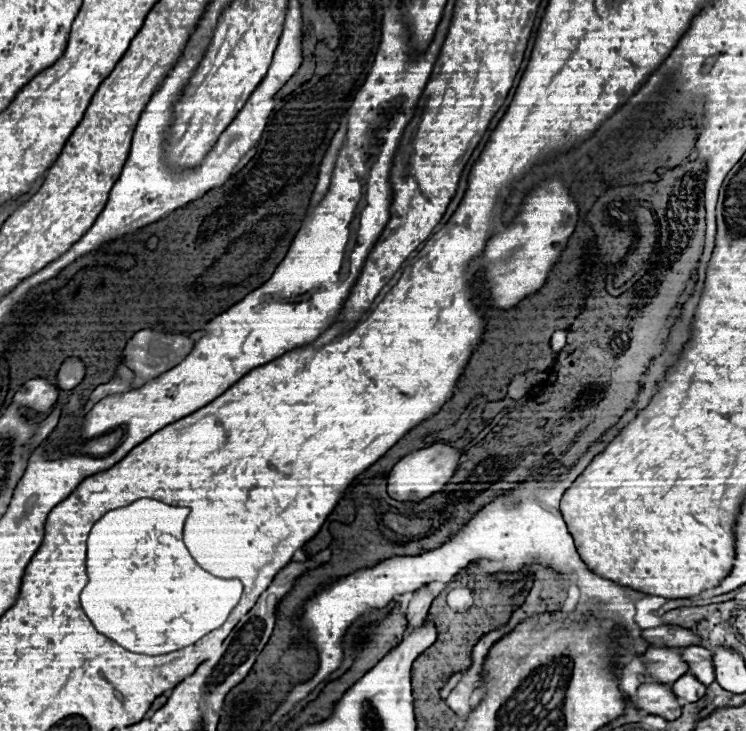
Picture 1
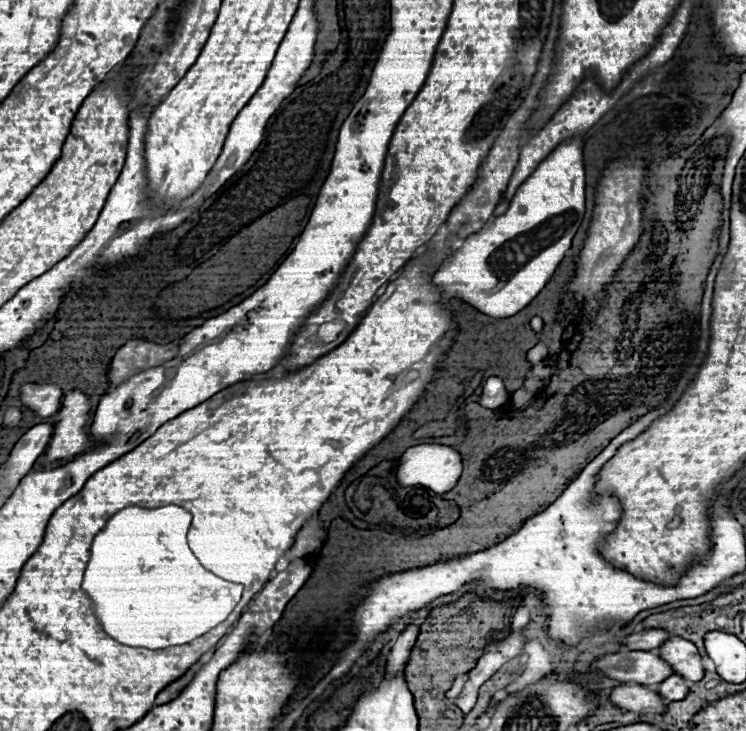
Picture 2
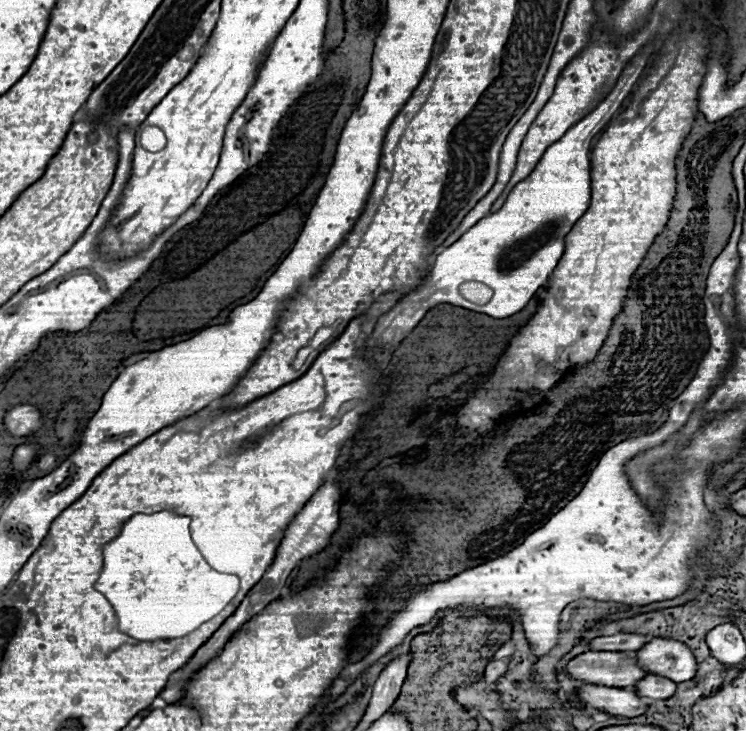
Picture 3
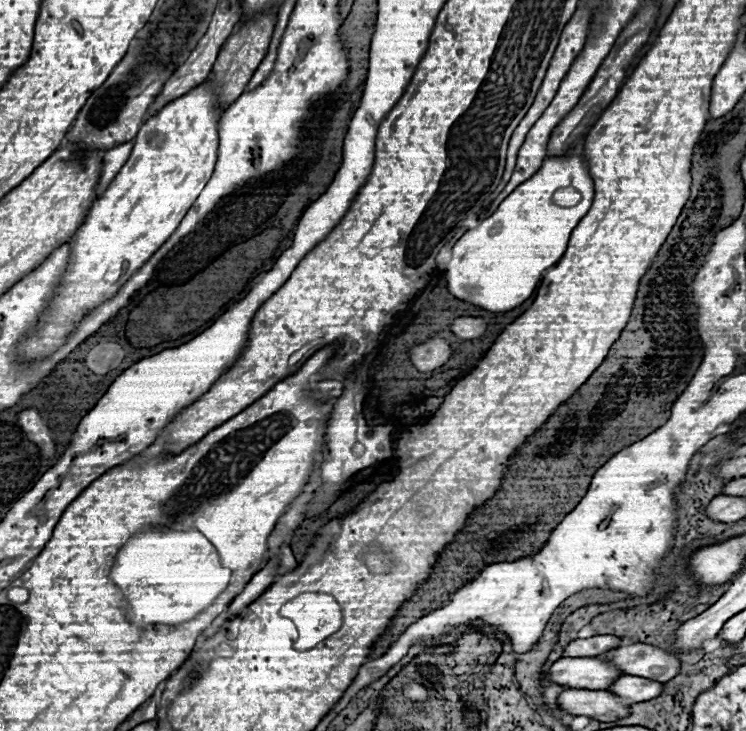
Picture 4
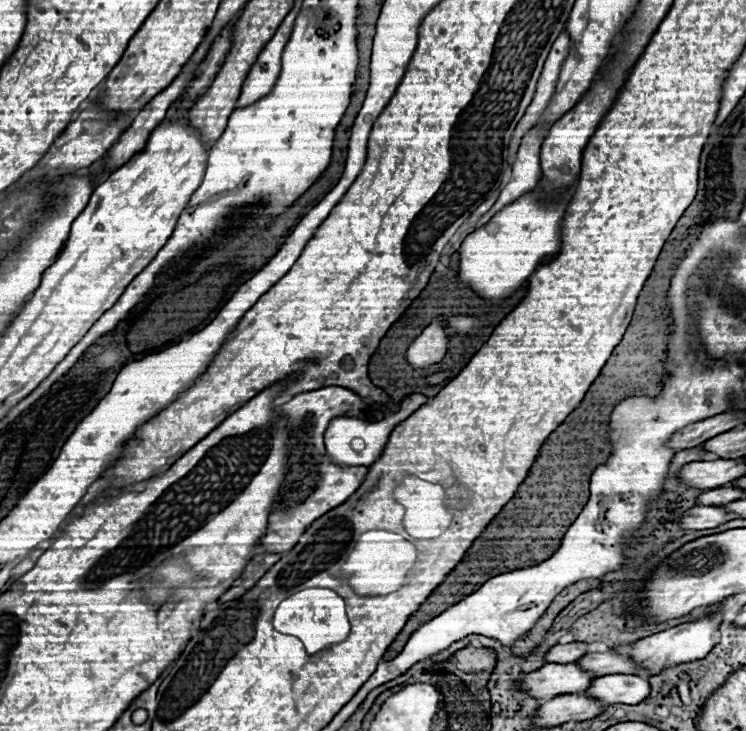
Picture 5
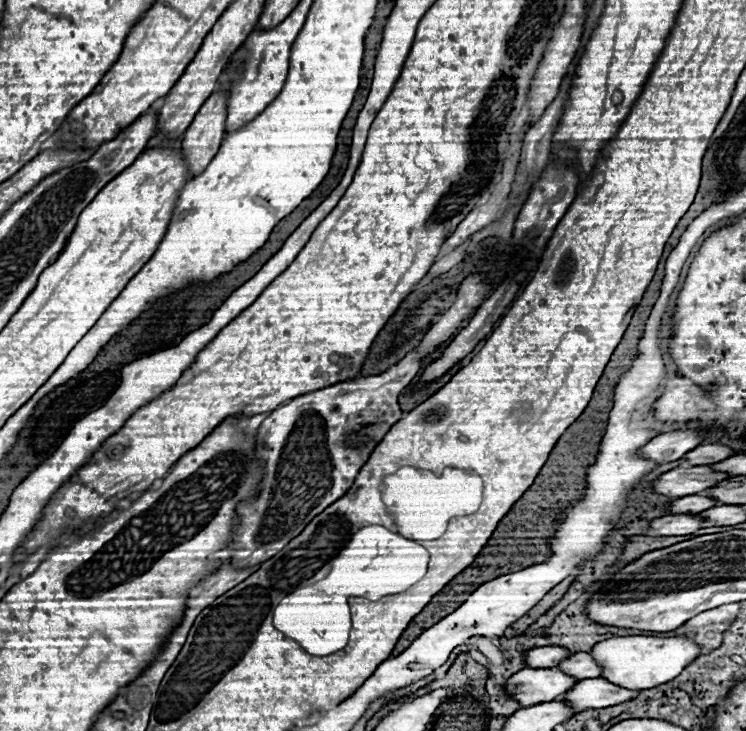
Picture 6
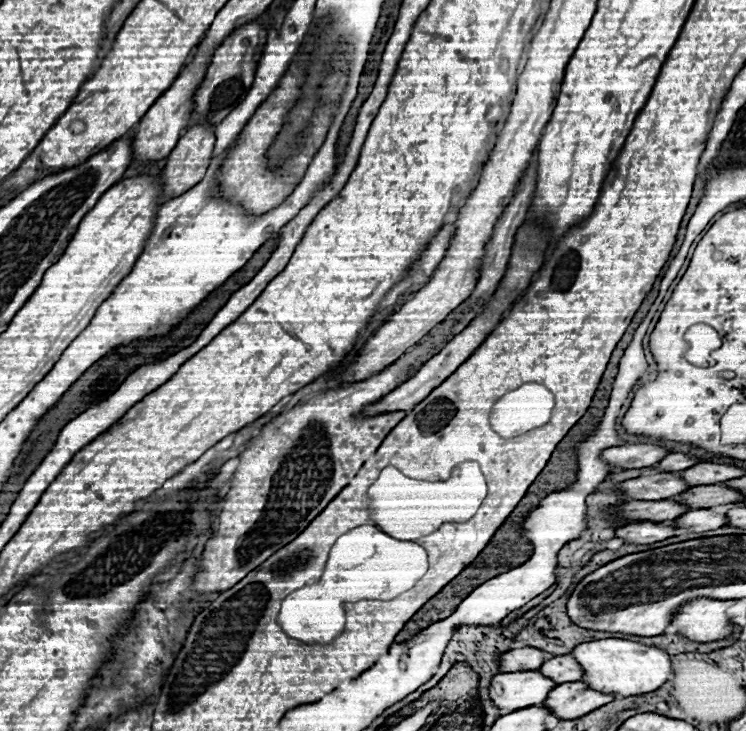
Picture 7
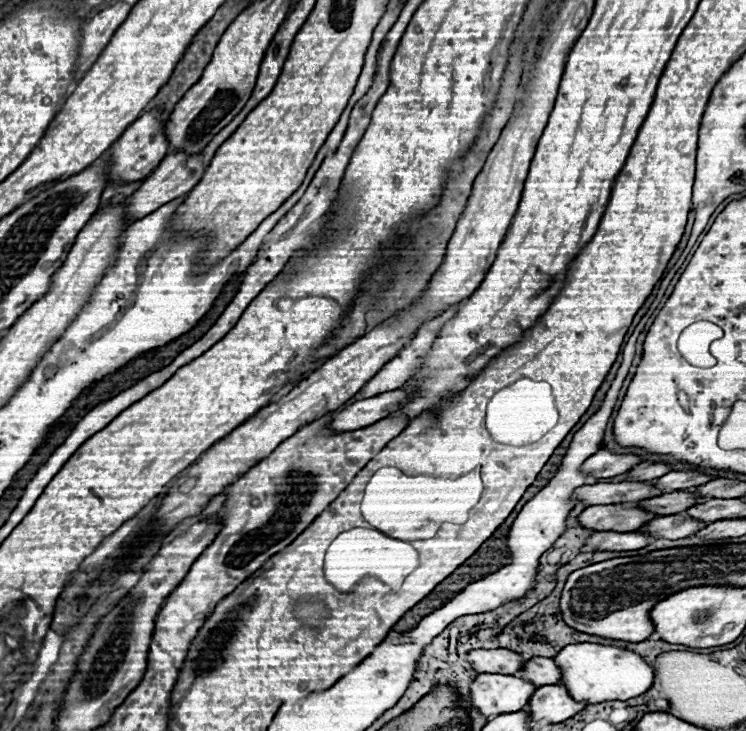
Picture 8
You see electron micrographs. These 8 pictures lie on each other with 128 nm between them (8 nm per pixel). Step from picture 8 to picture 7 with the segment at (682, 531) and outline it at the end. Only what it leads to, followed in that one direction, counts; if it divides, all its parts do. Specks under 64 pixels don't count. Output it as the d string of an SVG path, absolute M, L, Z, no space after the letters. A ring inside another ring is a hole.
M688 510L688 514L682 514L680 518L672 520L680 528L688 528L692 532L706 532L716 530L728 524L728 516L720 510Z

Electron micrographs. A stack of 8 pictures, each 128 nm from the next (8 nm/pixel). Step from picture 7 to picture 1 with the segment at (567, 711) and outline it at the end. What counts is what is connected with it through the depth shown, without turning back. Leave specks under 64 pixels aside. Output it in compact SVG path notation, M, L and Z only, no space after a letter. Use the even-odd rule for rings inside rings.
M684 674L680 680L676 680L672 690L684 702L698 702L706 694L706 686L698 682L698 678L692 674Z

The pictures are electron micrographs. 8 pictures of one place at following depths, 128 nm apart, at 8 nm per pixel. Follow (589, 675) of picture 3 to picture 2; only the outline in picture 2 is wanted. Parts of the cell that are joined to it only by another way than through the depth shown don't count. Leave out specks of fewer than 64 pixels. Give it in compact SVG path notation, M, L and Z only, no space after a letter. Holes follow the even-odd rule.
M632 650L626 654L608 654L594 662L594 668L608 678L624 684L654 686L676 674L672 666L650 650Z

